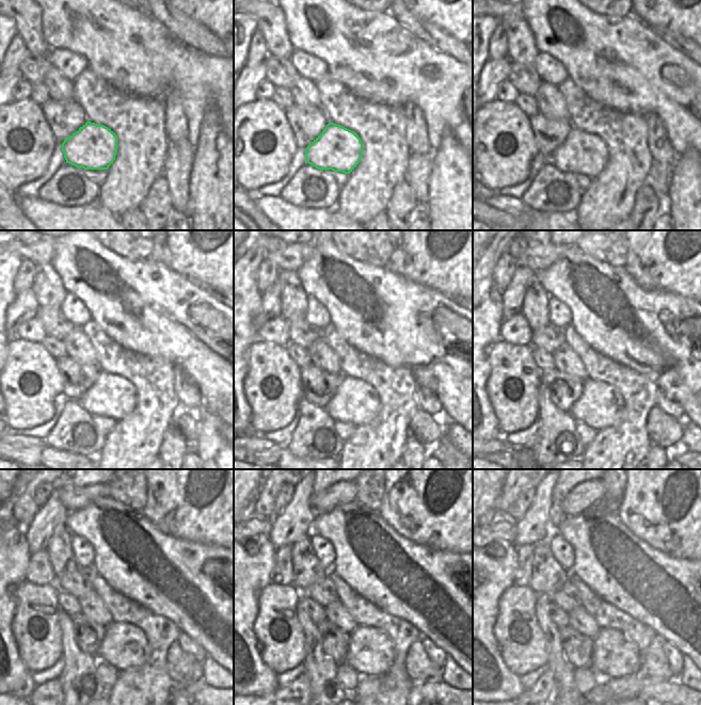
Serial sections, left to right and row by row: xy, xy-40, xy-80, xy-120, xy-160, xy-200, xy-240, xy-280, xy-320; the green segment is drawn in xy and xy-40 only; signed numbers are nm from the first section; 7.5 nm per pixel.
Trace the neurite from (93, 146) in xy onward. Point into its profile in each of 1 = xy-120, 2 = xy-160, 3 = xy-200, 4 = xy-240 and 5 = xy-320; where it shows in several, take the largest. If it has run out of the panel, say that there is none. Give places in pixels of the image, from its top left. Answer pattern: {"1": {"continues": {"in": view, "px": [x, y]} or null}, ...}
{"1": {"continues": {"in": "xy-120", "px": [112, 396]}}, "2": {"continues": {"in": "xy-160", "px": [355, 402]}}, "3": {"continues": {"in": "xy-200", "px": [600, 405]}}, "4": {"continues": {"in": "xy-240", "px": [124, 646]}}, "5": {"continues": {"in": "xy-320", "px": [615, 655]}}}

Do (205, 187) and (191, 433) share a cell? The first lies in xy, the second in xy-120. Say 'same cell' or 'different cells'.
different cells

